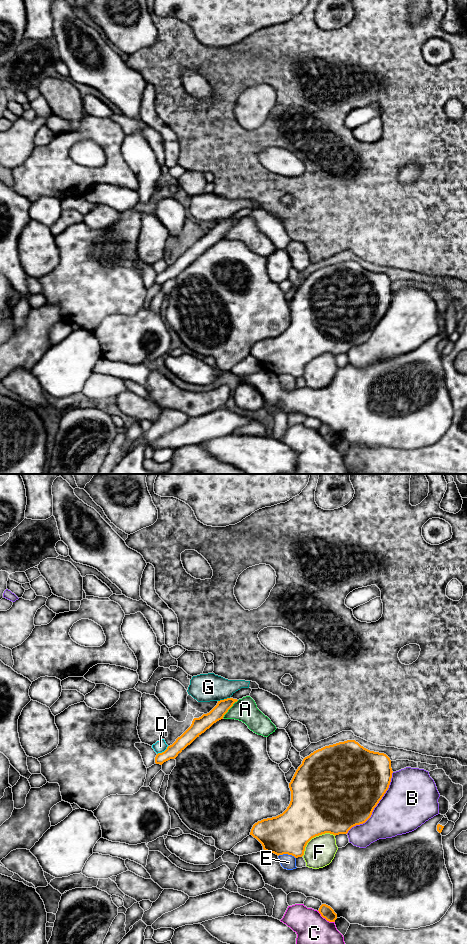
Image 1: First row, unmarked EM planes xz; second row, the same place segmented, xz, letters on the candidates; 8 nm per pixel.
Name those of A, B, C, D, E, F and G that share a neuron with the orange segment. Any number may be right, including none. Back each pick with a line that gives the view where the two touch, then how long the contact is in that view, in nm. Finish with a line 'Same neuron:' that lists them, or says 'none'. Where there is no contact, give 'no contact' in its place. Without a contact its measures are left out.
Same neuron: none

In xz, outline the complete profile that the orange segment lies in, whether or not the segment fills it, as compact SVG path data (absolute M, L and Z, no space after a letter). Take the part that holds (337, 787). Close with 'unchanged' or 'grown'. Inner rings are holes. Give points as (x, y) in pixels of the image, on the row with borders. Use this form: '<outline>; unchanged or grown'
M355 740L318 749L303 759L289 783L291 801L287 809L276 817L255 823L250 835L256 838L267 852L278 856L288 854L295 858L302 857L307 843L312 838L325 833L335 836L347 834L352 827L365 823L388 790L392 773L391 760L386 754L370 751Z; unchanged

